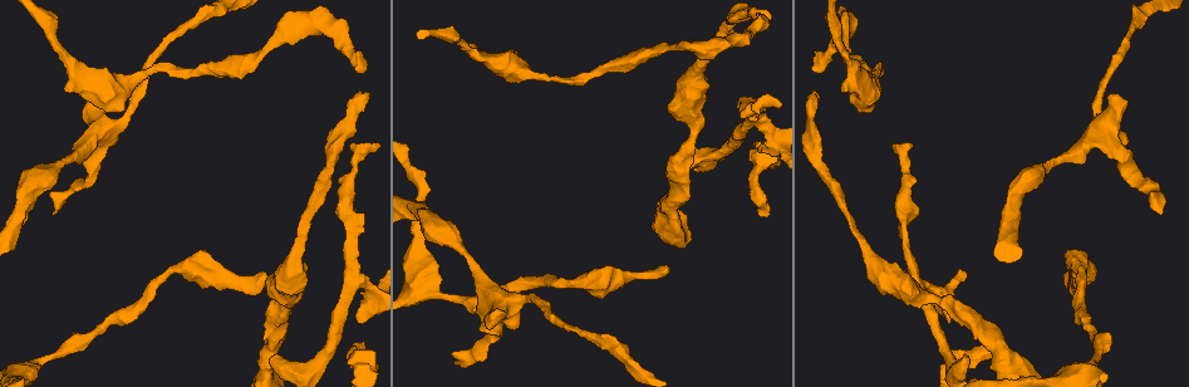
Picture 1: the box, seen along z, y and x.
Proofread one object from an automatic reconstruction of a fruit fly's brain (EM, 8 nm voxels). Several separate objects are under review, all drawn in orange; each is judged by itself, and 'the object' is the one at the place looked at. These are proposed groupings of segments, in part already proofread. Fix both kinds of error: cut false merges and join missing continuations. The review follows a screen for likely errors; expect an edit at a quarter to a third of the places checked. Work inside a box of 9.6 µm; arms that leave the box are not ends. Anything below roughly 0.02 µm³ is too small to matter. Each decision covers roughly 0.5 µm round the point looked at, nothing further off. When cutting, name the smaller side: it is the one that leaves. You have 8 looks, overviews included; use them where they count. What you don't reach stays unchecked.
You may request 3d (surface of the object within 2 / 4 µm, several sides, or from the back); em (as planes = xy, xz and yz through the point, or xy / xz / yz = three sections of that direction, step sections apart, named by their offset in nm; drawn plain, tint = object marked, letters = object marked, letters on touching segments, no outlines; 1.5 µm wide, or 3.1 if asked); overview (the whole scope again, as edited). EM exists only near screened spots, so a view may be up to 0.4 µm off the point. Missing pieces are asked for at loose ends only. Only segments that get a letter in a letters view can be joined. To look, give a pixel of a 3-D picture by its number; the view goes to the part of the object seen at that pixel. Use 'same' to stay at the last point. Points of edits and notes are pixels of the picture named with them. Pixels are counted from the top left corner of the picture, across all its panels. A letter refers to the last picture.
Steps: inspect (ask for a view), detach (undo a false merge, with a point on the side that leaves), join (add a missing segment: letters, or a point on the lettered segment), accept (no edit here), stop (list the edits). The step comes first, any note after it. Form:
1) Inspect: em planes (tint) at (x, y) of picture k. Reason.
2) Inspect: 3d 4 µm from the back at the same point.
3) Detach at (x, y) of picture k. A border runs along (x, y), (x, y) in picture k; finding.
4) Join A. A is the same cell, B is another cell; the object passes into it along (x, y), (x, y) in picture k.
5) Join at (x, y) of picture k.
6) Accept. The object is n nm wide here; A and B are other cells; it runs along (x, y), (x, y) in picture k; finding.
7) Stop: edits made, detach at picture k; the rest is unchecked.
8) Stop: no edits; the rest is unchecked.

Inspect: 3d 2 µm at (759, 210) of picture 1. An open end.

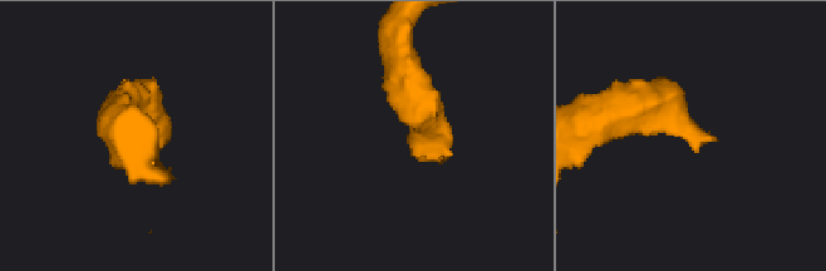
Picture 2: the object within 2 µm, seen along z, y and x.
Inspect: em planes (letters) at (408, 141) of picture 2.

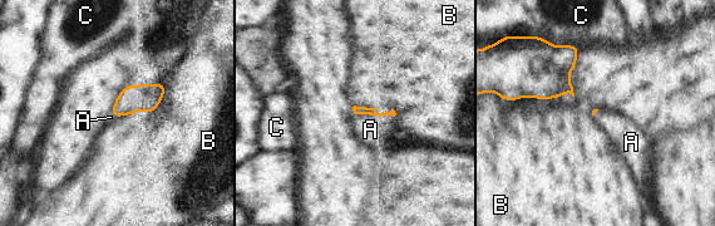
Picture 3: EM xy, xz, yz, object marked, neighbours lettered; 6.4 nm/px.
Join A. A is the same cell, B and C are other cells; the object passes into it along (356, 109), (373, 114), (370, 129) in picture 3; the cell continues.

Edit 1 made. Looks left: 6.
Inspect: overview.

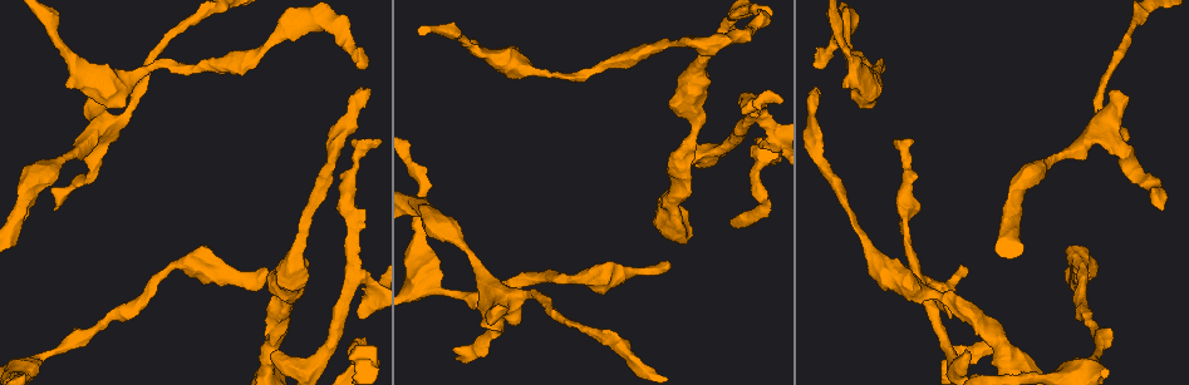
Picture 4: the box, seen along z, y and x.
Inspect: em xz step 4 (letters) at (763, 11) of picture 4. End of a long branch.

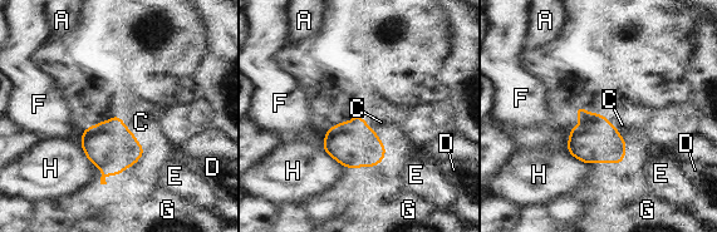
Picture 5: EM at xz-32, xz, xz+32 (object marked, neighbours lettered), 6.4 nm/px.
Accept. The longest contact is with H, 360 nm; A, C, D, E, F, G and H are other cells; a border runs along (119, 117), (143, 147) in picture 5; no lettered segment goes on from it.

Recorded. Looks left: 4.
Inspect: 3d 2 µm at (561, 77) of picture 4. Thin neck.

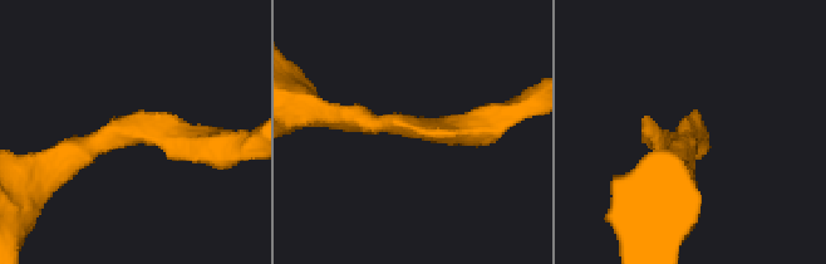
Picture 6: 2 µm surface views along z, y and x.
Inspect: em yz step 8 (letters) at (683, 130) of picture 6. The arms are 220, 320 nm wide; shape alone is not enough.

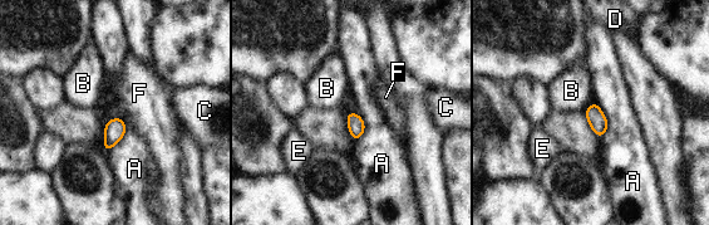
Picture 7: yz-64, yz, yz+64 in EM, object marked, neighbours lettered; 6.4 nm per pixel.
Accept. The object is 110 nm wide here; A, B, C, D, E and F are other cells; a border runs along (587, 107), (584, 111) in picture 7; all the same cell.

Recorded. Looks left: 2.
Stop: edits made, join at picture 3; the rest is unchecked.

